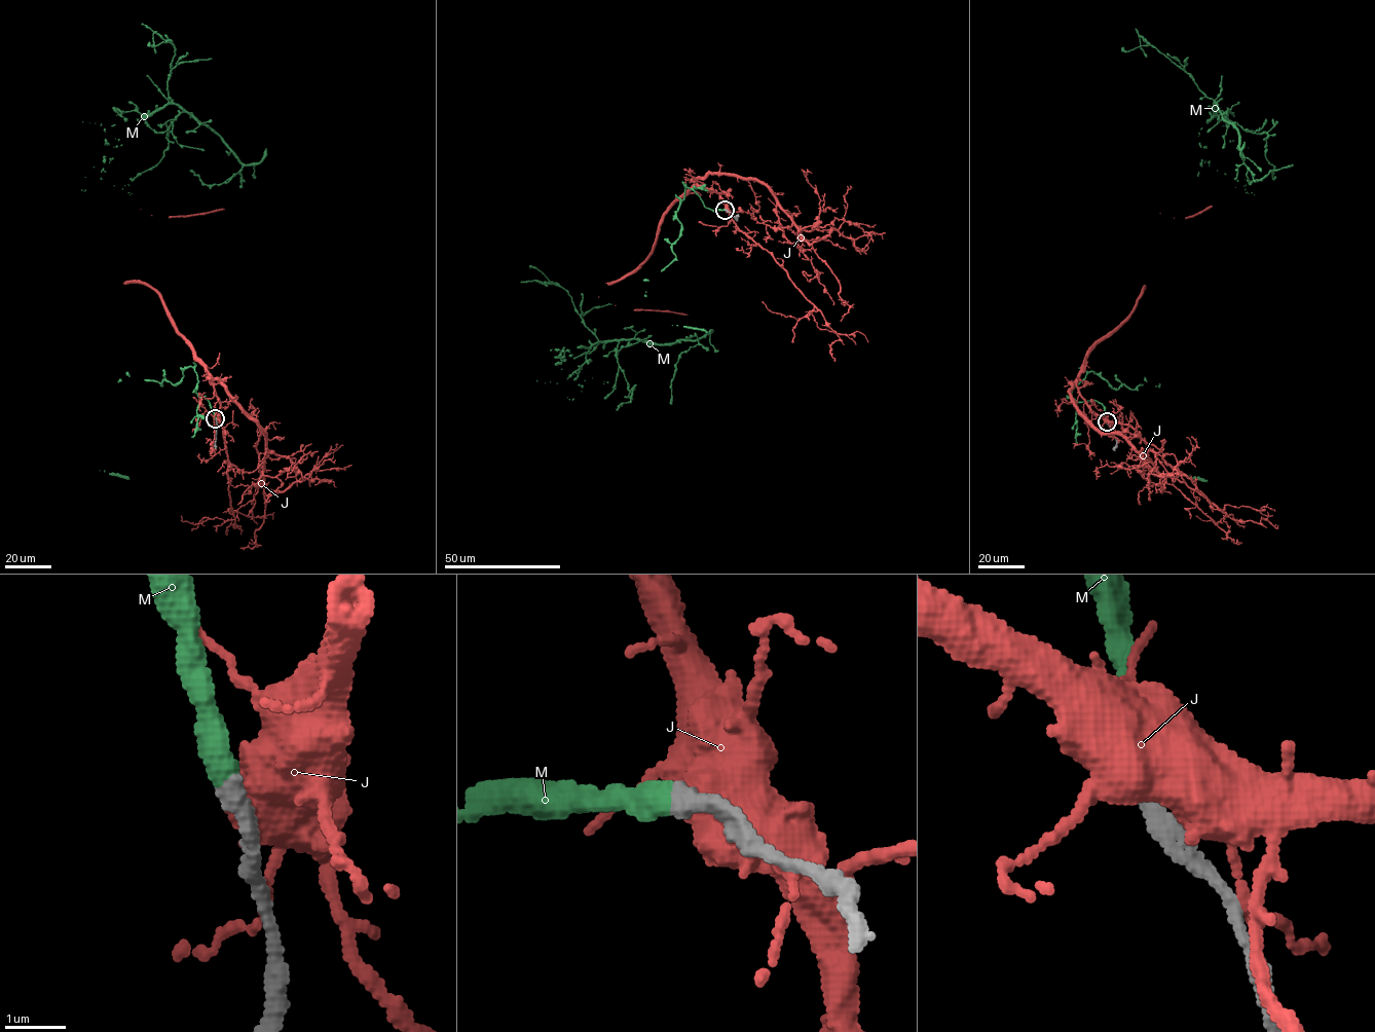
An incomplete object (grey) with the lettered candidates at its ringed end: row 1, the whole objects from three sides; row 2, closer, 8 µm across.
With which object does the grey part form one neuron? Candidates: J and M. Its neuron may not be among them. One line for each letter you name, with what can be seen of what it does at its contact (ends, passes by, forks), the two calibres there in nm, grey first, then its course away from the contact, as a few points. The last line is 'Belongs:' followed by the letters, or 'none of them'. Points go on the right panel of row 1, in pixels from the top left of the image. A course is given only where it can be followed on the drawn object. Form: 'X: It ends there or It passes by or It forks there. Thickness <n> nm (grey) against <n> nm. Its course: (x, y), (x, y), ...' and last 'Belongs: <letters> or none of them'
M: It ends there. Thickness 360 nm (grey) against 440 nm. Its course: (1106, 421), (1071, 390), (1092, 371), (1142, 385), (1272, 179), (1267, 135), (1216, 103), (1147, 381)
Belongs: M

